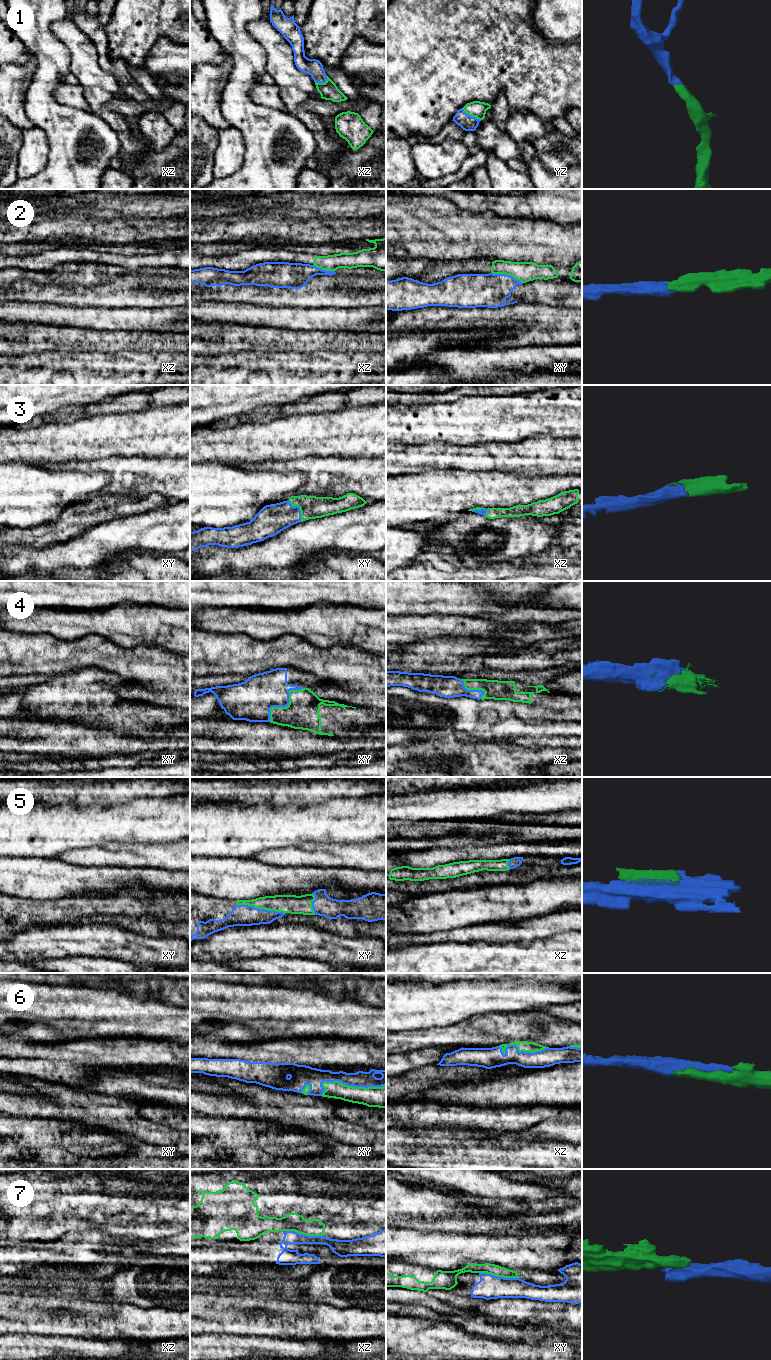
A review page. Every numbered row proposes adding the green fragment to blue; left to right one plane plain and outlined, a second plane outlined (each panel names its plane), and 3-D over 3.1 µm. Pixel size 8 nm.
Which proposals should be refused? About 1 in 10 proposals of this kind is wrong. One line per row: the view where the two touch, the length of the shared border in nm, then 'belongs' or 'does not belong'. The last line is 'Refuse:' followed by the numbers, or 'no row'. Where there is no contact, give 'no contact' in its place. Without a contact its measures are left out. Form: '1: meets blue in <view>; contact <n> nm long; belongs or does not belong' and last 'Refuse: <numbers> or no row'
1: meets blue in yz; contact 190 nm long; belongs
2: meets blue in xy; contact 280 nm long; does not belong
3: meets blue in xy; contact 200 nm long; belongs
4: meets blue in xy; contact 380 nm long; belongs
5: meets blue in xy; contact 400 nm long; belongs
6: meets blue in xy; contact 550 nm long; belongs
7: meets blue in xy; contact 320 nm long; does not belong
Refuse: 2, 7

